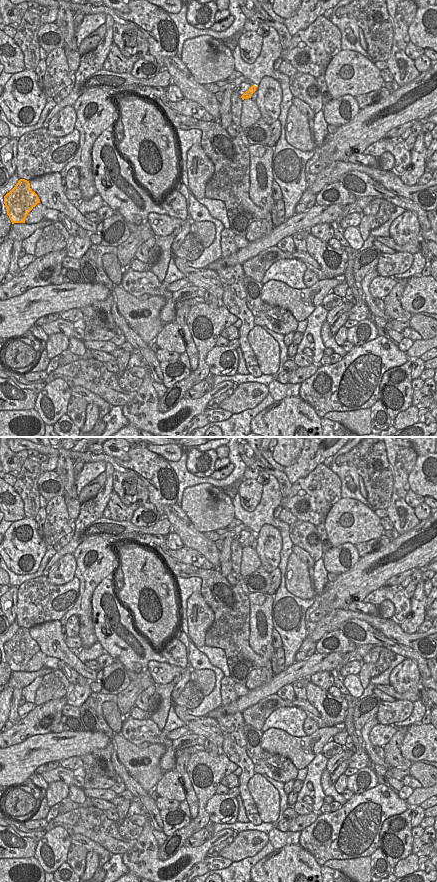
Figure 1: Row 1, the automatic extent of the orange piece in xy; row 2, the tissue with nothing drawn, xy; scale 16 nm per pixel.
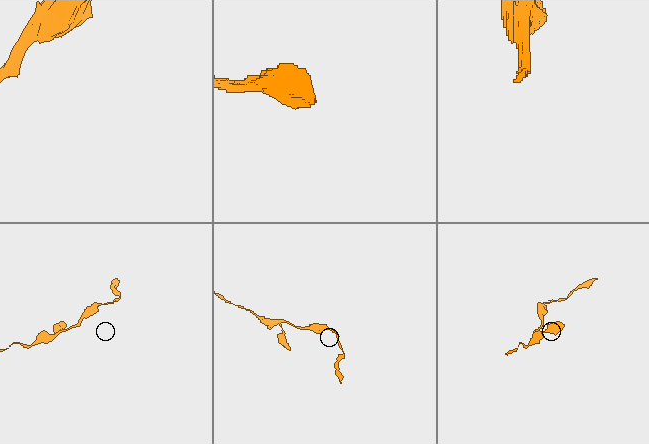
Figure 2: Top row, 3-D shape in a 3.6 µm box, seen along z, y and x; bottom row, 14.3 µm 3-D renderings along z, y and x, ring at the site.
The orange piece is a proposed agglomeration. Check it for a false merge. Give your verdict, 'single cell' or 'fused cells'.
fused cells

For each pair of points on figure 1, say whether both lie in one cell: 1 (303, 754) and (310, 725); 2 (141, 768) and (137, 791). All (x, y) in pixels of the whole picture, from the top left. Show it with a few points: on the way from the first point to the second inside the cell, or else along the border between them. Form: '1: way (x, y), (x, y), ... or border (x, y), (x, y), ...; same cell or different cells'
1: border (319, 728), (307, 736); different cells
2: border (123, 764), (127, 772), (149, 794); different cells

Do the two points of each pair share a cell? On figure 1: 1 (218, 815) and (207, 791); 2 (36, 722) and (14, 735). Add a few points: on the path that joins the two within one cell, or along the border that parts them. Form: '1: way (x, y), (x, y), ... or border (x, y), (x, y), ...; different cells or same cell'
1: border (214, 793), (205, 807), (209, 821); different cells
2: way (31, 724), (19, 732); same cell

